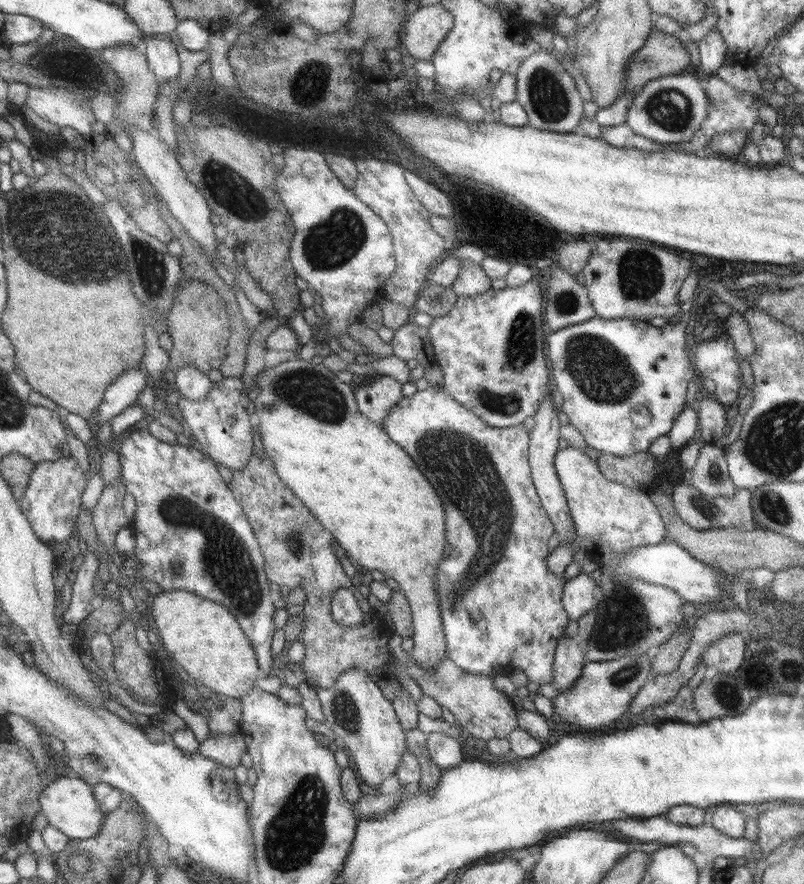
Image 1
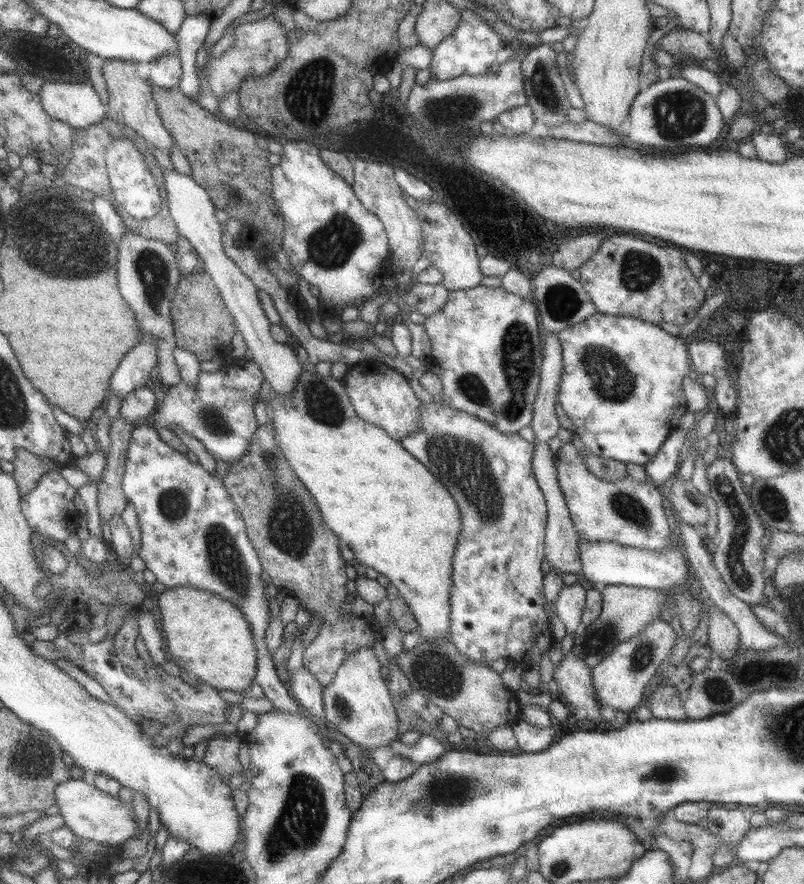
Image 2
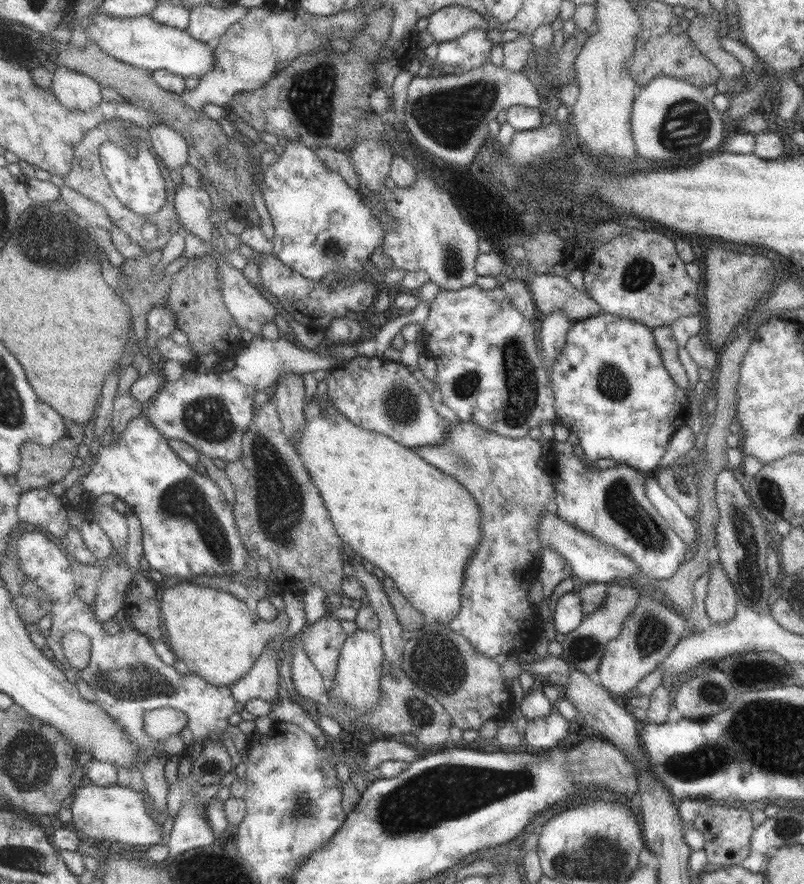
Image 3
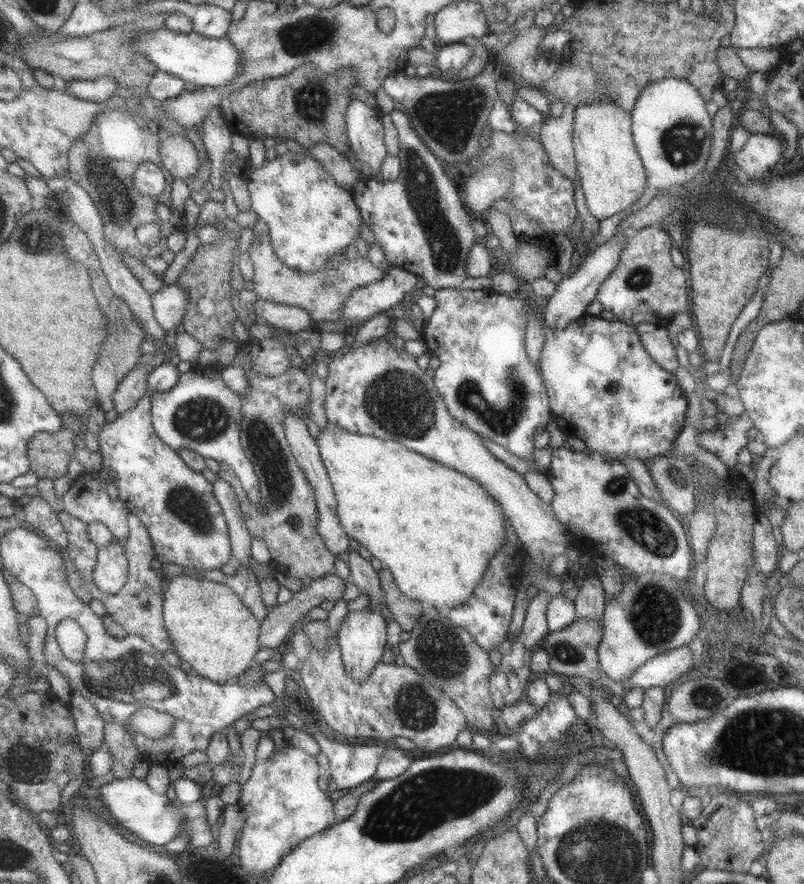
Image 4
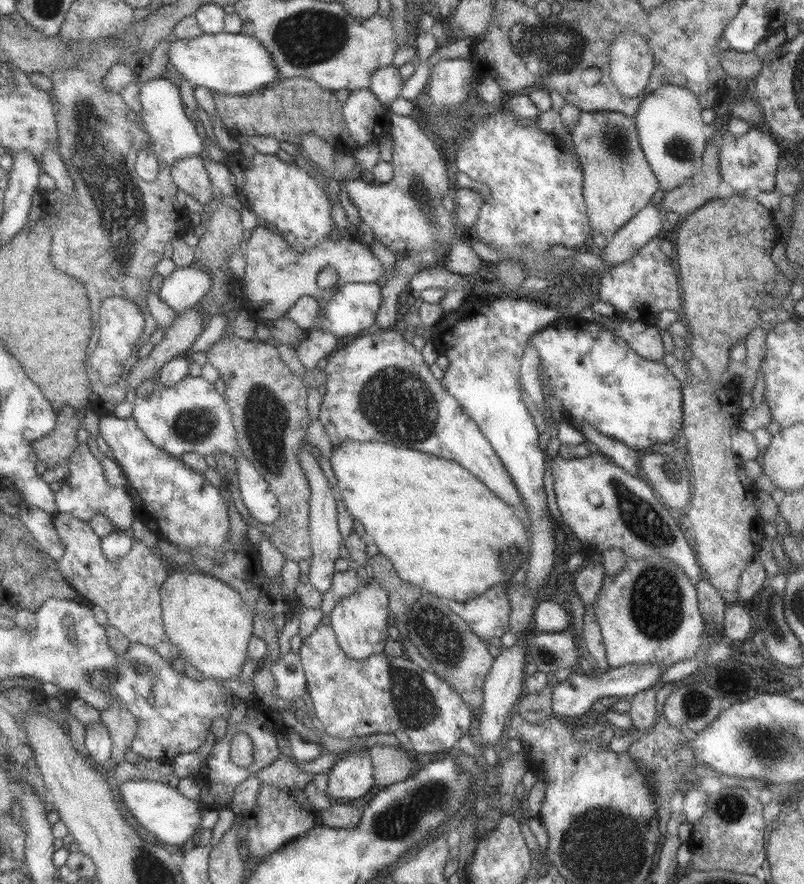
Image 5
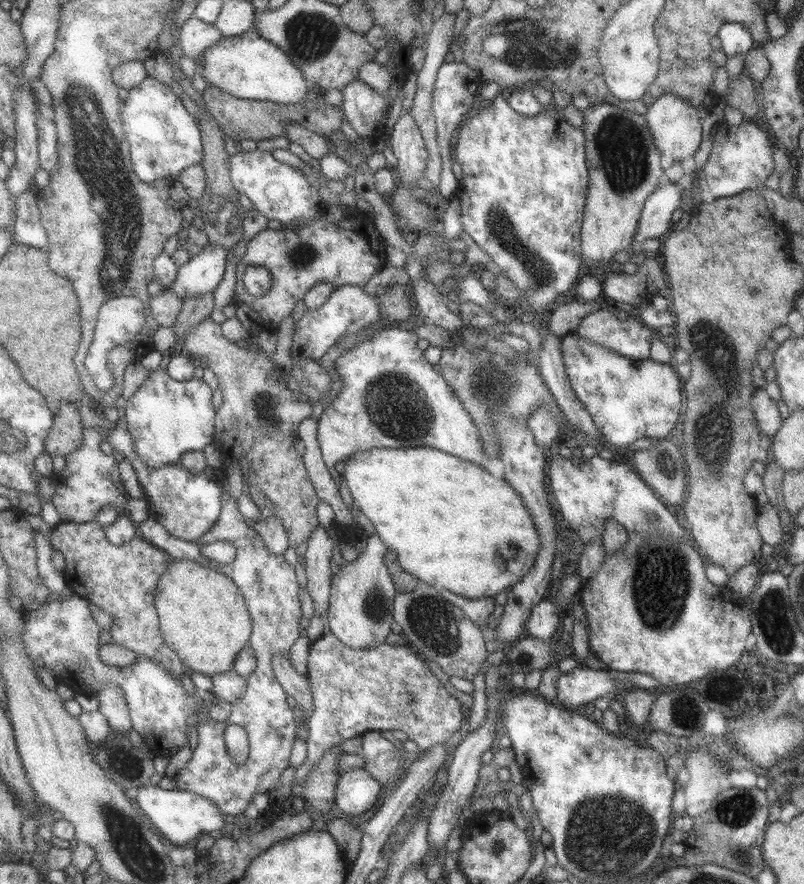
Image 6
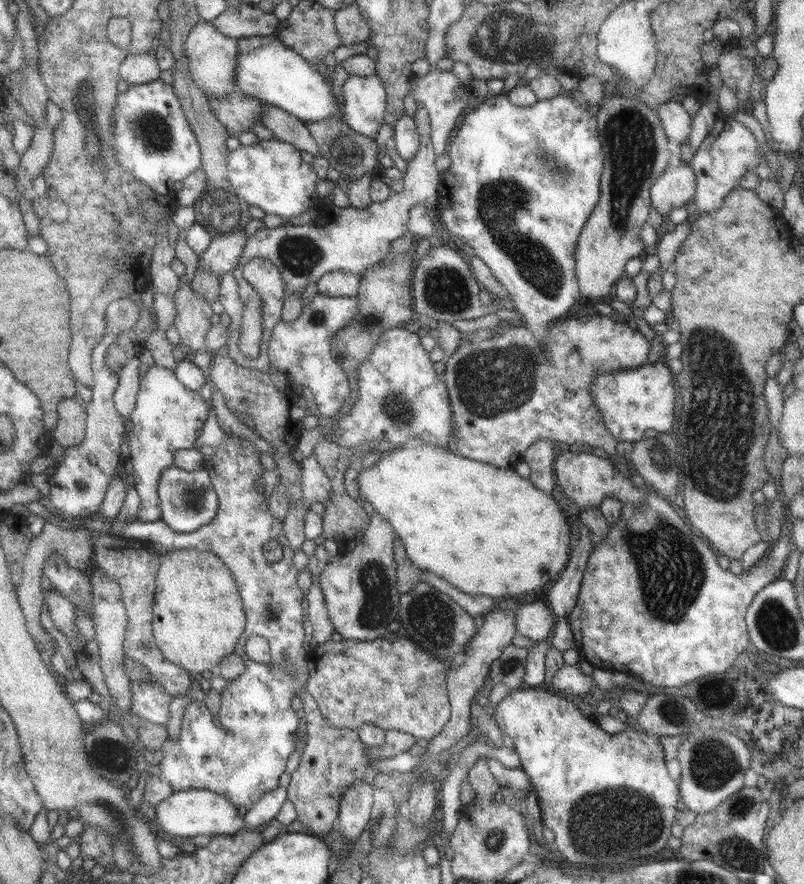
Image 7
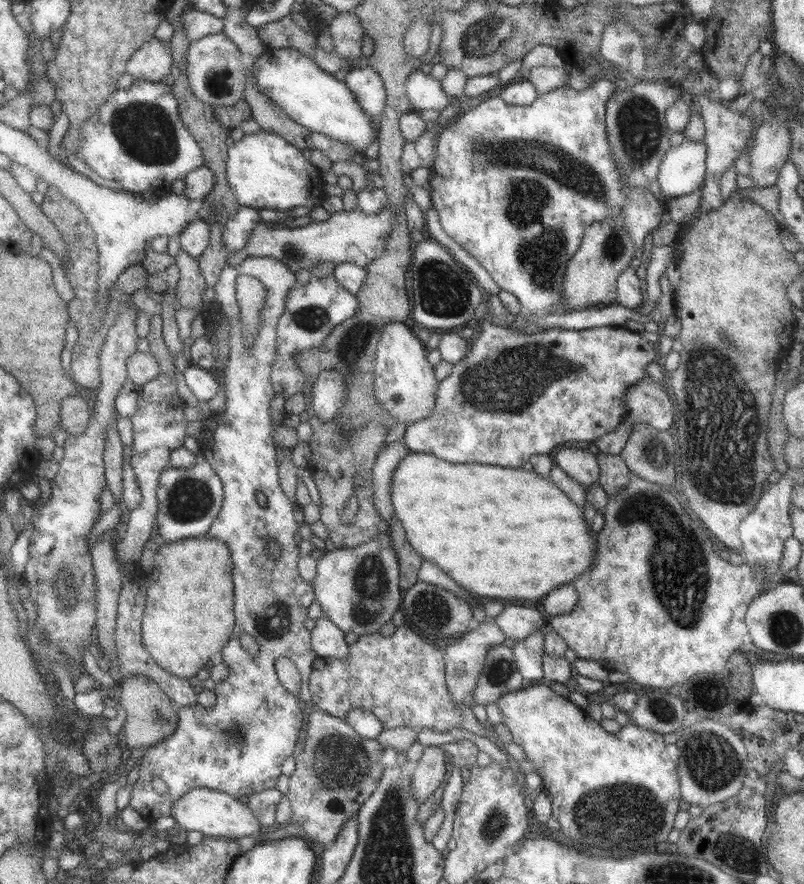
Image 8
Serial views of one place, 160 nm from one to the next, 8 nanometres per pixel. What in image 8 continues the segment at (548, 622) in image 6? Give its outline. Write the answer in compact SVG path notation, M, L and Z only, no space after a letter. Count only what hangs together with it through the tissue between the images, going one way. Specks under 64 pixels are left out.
M504 606L501 613L491 618L506 638L514 641L526 639L536 630L546 629L547 618L540 608L531 606Z

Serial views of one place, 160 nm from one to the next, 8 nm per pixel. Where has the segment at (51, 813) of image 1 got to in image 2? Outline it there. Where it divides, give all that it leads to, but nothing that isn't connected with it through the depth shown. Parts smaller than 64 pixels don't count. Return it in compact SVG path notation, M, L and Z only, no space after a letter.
M73 776L73 778L63 781L54 790L56 798L56 806L62 815L65 824L81 839L89 839L100 843L108 843L109 845L121 845L125 840L136 838L136 830L138 829L134 812L122 803L119 796L111 796L95 785L87 784L82 778Z

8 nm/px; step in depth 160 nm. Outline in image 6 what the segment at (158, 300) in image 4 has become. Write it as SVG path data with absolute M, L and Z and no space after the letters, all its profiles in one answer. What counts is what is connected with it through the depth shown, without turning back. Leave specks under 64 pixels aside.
M215 244L205 246L178 267L177 278L169 288L182 298L212 292L223 276L227 251Z

